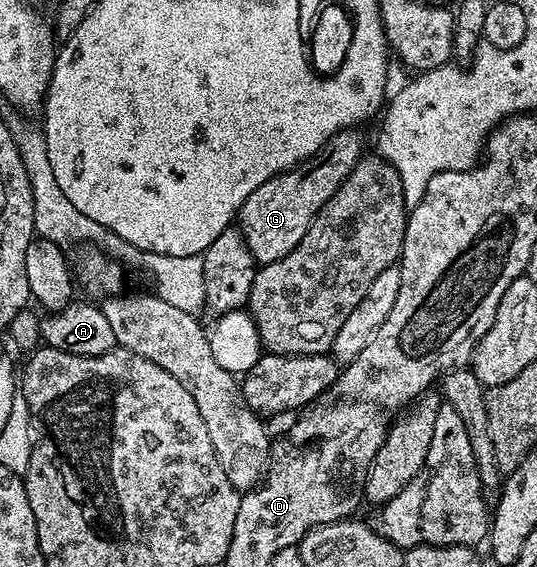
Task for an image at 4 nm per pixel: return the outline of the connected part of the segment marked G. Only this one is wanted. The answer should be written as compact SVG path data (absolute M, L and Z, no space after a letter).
M354 127L342 128L336 136L328 138L327 145L314 152L310 158L302 160L288 172L282 172L269 178L269 182L257 186L257 190L253 190L253 194L249 194L249 198L245 198L237 217L237 224L253 254L256 265L262 266L285 258L285 254L289 254L289 250L293 250L297 246L297 242L301 242L301 238L305 238L309 226L317 218L317 214L323 209L325 202L329 202L329 198L333 198L335 191L342 186L345 178L365 155L363 140L355 132L358 131Z

